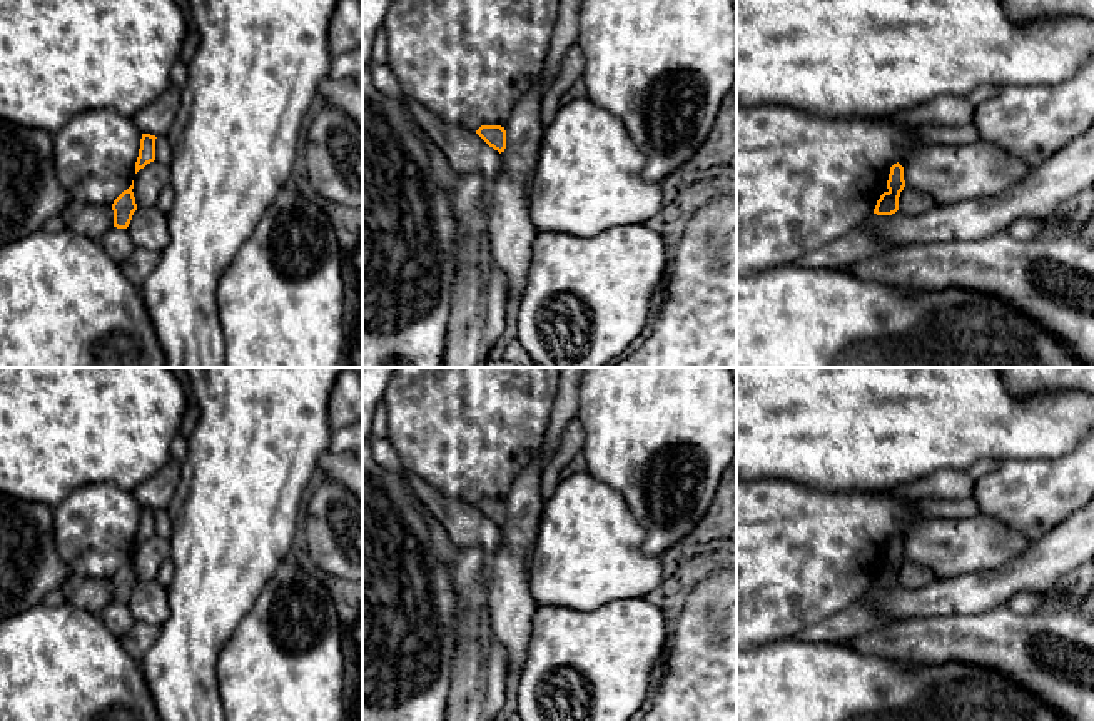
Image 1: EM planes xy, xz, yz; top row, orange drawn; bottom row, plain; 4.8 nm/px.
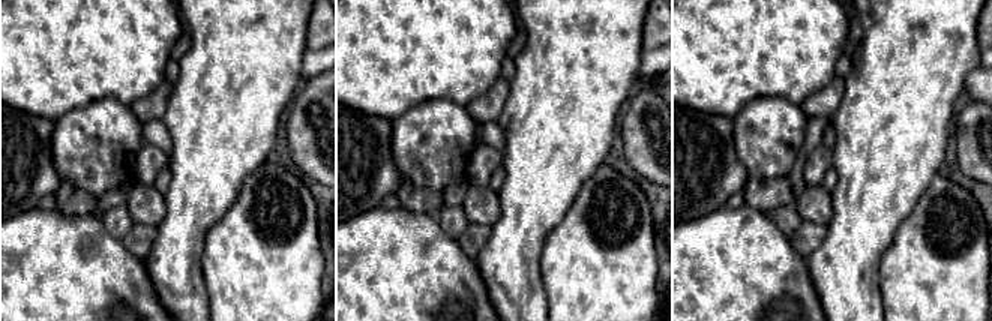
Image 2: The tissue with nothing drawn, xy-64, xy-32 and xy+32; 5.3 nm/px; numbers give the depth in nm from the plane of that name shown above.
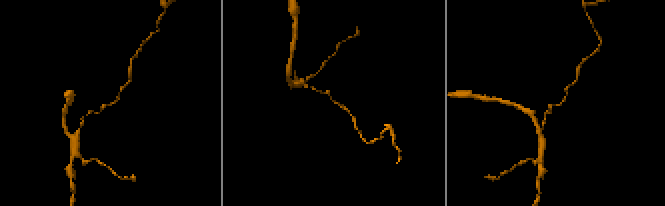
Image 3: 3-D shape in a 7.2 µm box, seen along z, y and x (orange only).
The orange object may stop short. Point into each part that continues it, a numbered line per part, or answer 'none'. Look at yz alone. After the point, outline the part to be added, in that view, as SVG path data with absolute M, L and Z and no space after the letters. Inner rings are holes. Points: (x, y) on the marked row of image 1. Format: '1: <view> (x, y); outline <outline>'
none

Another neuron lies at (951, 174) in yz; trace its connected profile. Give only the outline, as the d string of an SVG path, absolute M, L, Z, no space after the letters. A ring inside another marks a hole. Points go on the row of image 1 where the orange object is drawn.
M979 140L969 145L932 145L919 150L904 167L905 187L929 194L937 207L989 199L1005 192L1031 167L1004 149Z

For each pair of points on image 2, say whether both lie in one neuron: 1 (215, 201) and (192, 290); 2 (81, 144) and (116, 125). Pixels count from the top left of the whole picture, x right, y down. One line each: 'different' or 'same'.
1: same
2: same

